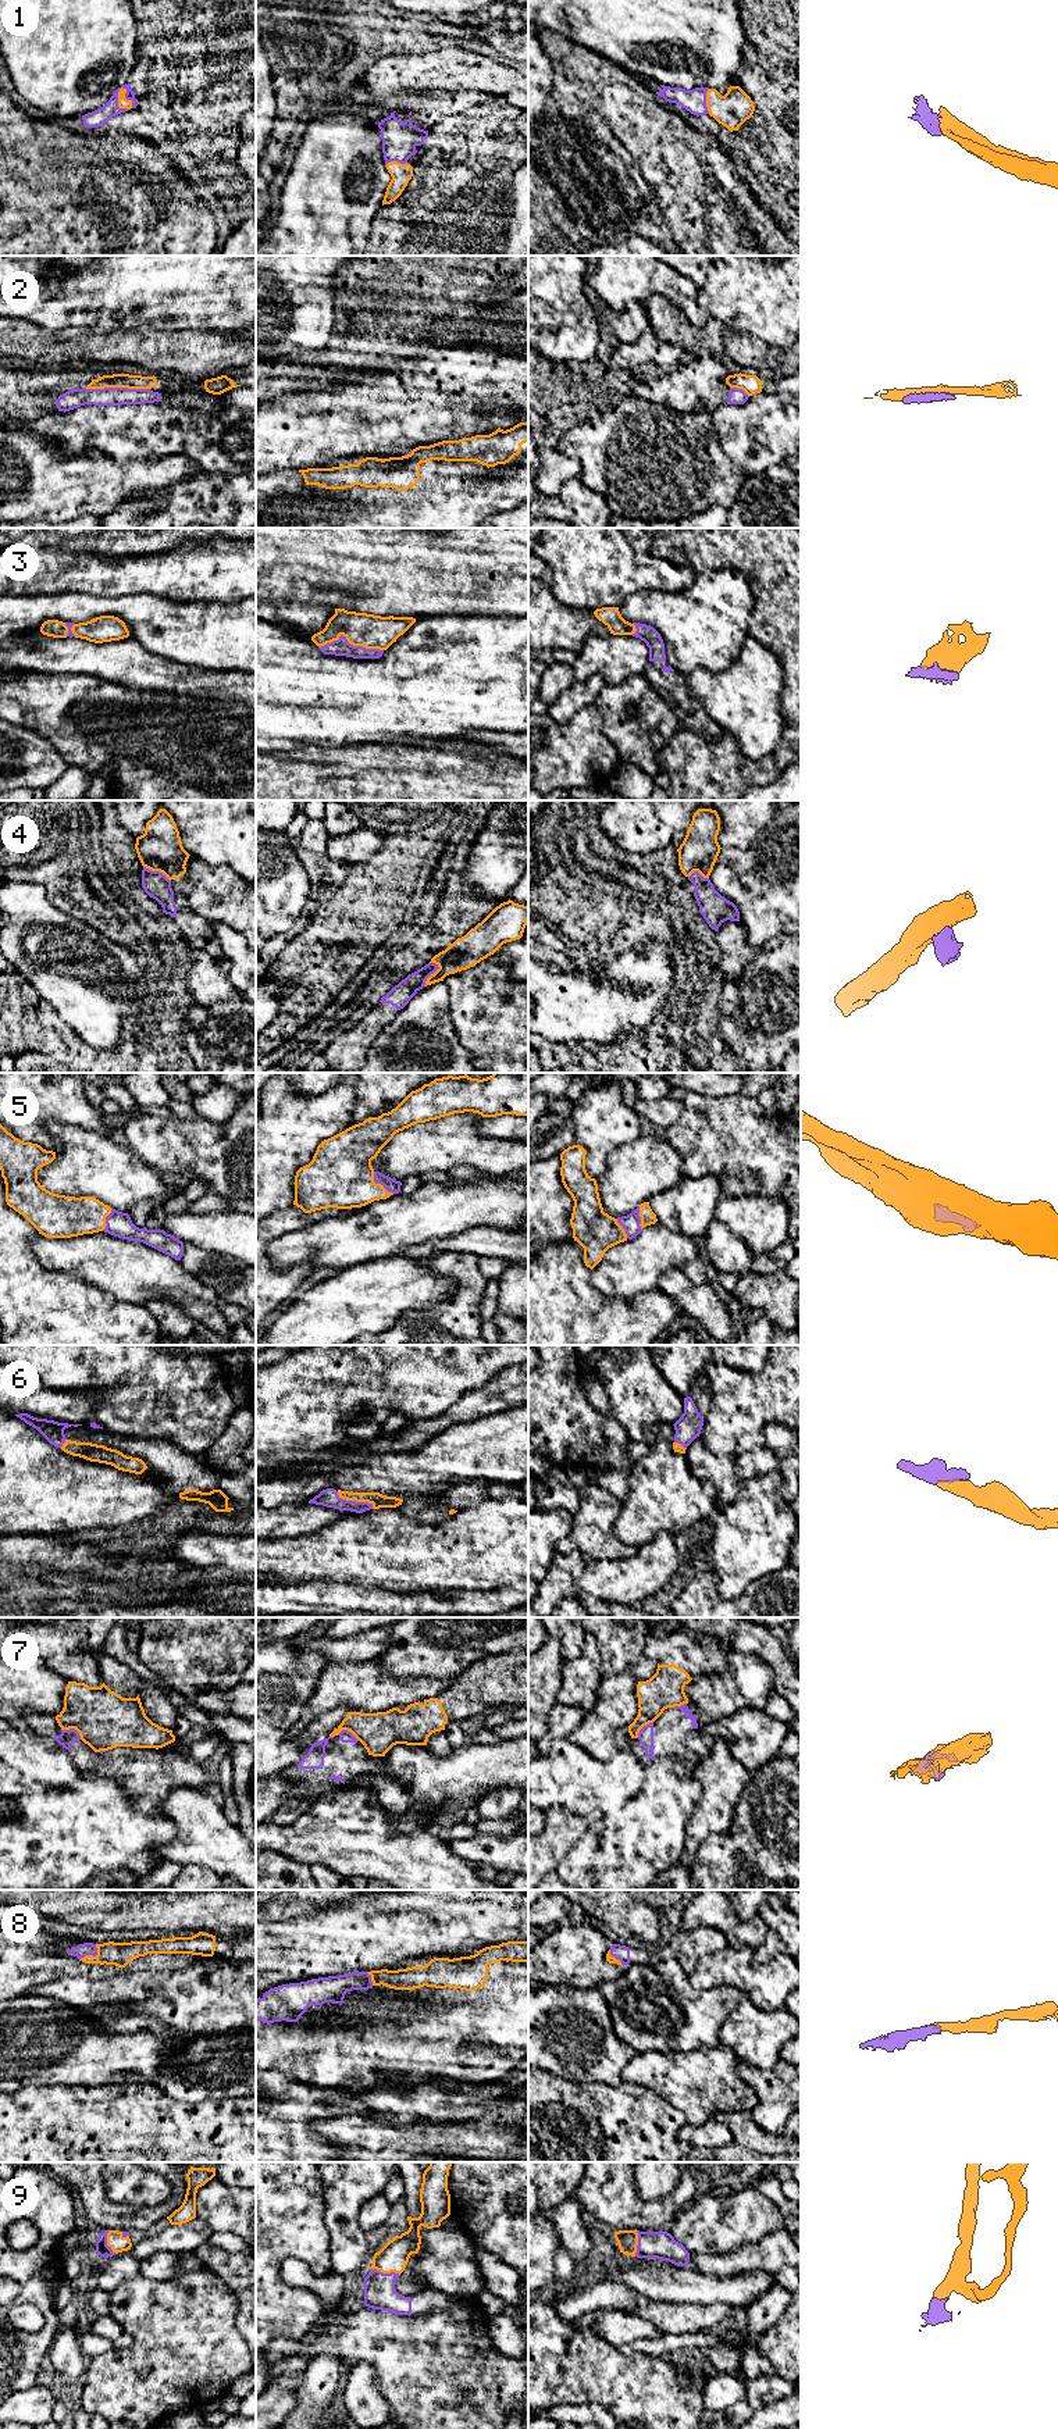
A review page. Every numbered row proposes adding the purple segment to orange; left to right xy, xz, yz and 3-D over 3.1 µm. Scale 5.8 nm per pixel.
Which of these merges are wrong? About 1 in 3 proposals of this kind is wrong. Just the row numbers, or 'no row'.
2, 4, 7

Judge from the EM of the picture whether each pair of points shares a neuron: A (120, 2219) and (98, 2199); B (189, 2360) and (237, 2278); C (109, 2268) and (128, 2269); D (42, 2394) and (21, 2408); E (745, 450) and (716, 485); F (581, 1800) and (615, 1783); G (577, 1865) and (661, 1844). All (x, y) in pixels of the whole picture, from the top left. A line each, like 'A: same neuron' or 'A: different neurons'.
A: same neuron
B: different neurons
C: same neuron
D: same neuron
E: different neurons
F: same neuron
G: same neuron

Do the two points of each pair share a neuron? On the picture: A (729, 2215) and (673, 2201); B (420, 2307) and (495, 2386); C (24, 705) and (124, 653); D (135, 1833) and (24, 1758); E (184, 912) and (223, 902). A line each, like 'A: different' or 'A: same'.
A: different
B: different
C: different
D: different
E: different

